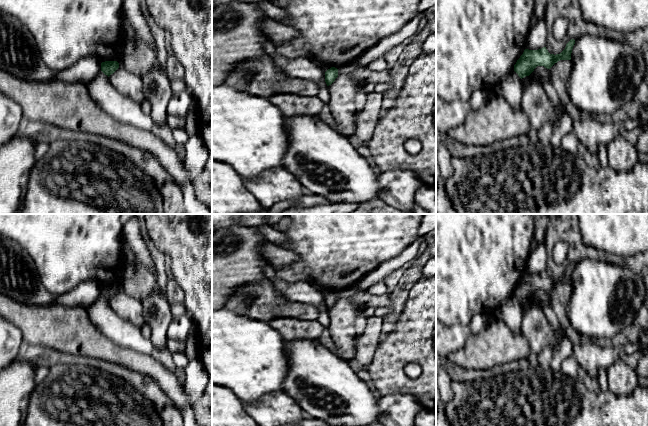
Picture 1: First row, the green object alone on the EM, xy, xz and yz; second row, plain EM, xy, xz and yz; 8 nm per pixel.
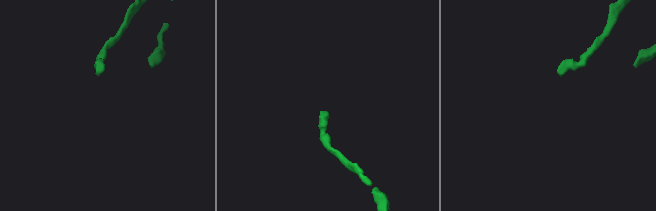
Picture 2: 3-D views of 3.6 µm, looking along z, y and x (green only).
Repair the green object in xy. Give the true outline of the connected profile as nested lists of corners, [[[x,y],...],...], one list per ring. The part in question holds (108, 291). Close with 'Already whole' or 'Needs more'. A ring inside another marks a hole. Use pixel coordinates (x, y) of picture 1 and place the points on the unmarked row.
[[[105,285],[101,287],[101,295],[108,301],[119,292],[117,285]]]. Already whole

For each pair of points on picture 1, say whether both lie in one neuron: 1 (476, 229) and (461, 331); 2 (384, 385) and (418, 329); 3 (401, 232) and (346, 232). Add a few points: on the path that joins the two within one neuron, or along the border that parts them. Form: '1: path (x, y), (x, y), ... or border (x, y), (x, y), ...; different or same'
1: border (468, 324), (451, 324), (446, 326); different
2: path (387, 371), (389, 359), (405, 343); same
3: path (387, 232), (360, 232); same

